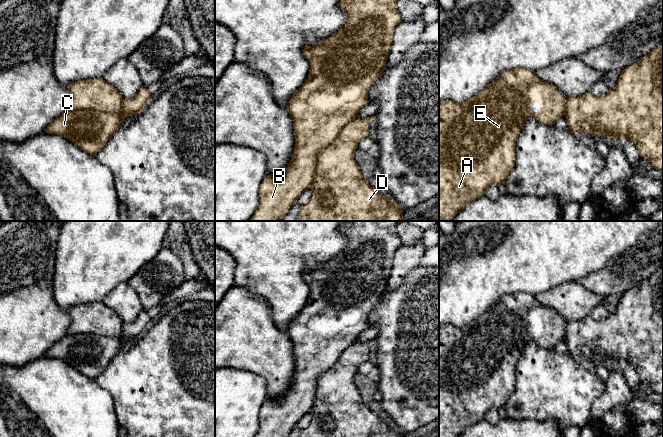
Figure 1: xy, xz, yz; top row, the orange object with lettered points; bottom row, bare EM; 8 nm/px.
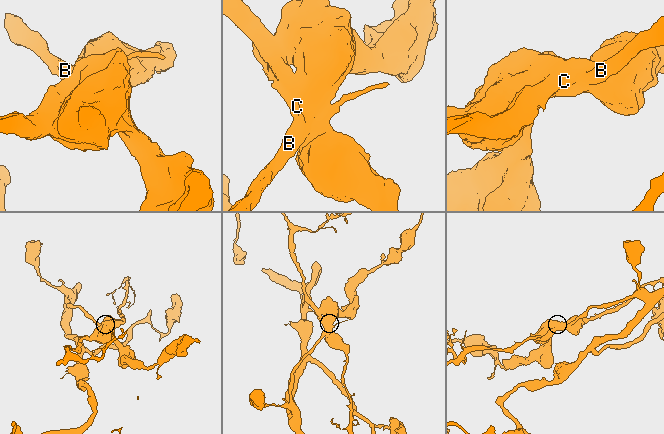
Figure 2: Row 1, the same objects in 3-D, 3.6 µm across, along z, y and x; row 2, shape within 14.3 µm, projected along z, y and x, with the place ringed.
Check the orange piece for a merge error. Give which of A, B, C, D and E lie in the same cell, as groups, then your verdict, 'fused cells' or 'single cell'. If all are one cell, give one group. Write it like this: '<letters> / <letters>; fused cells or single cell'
A B E / C D; fused cells

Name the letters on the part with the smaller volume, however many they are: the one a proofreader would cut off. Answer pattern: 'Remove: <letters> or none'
Remove: C, D

